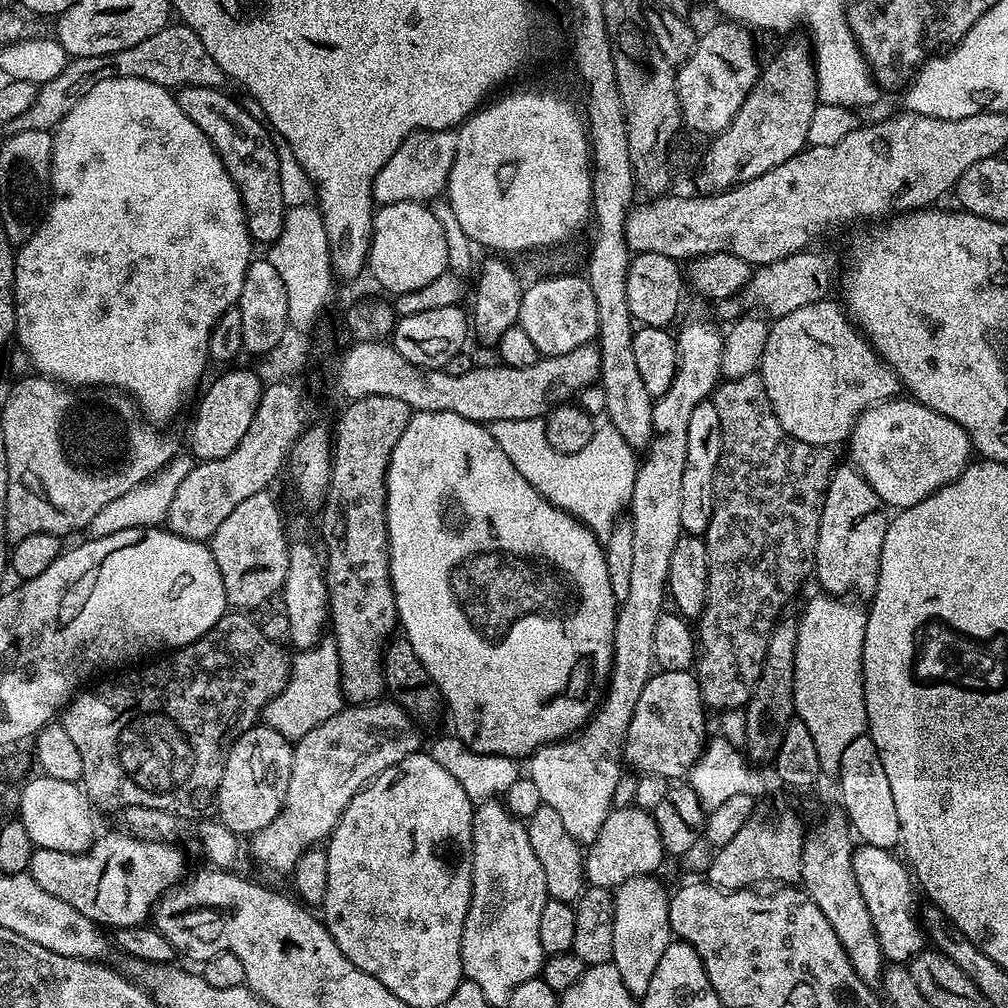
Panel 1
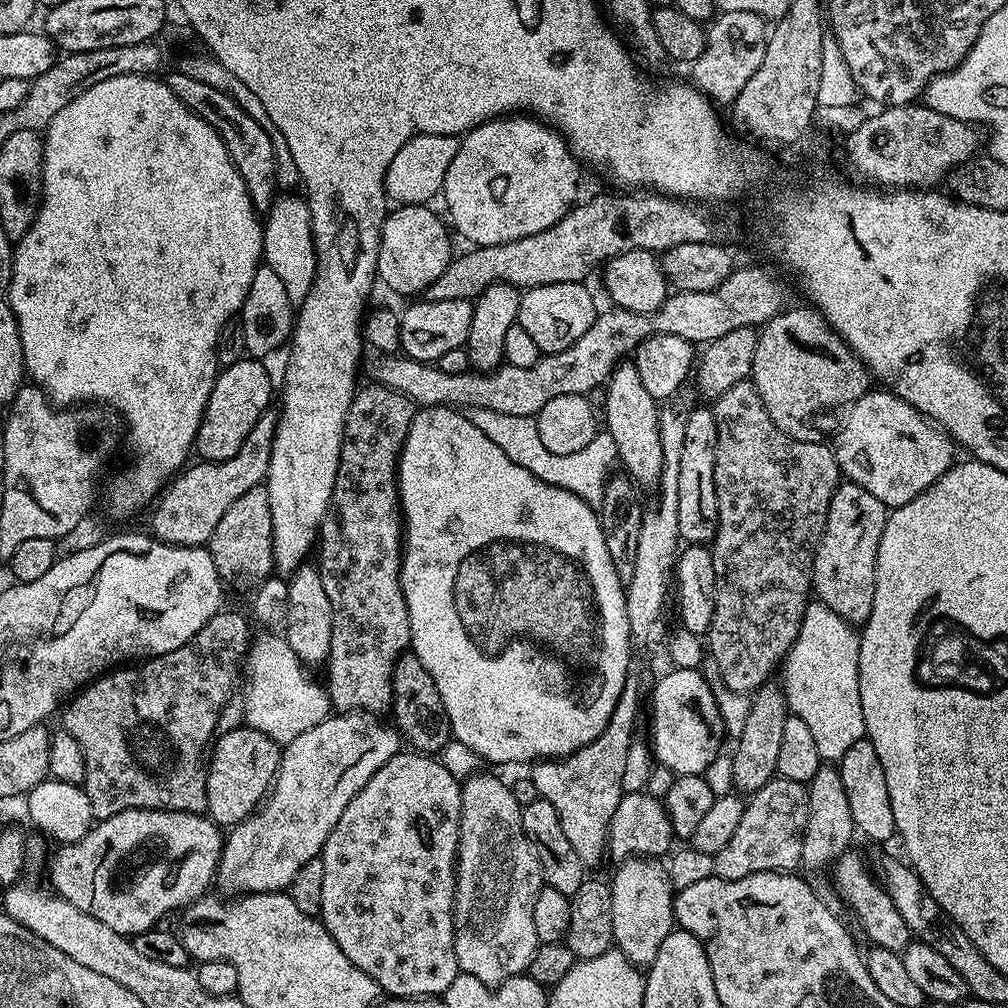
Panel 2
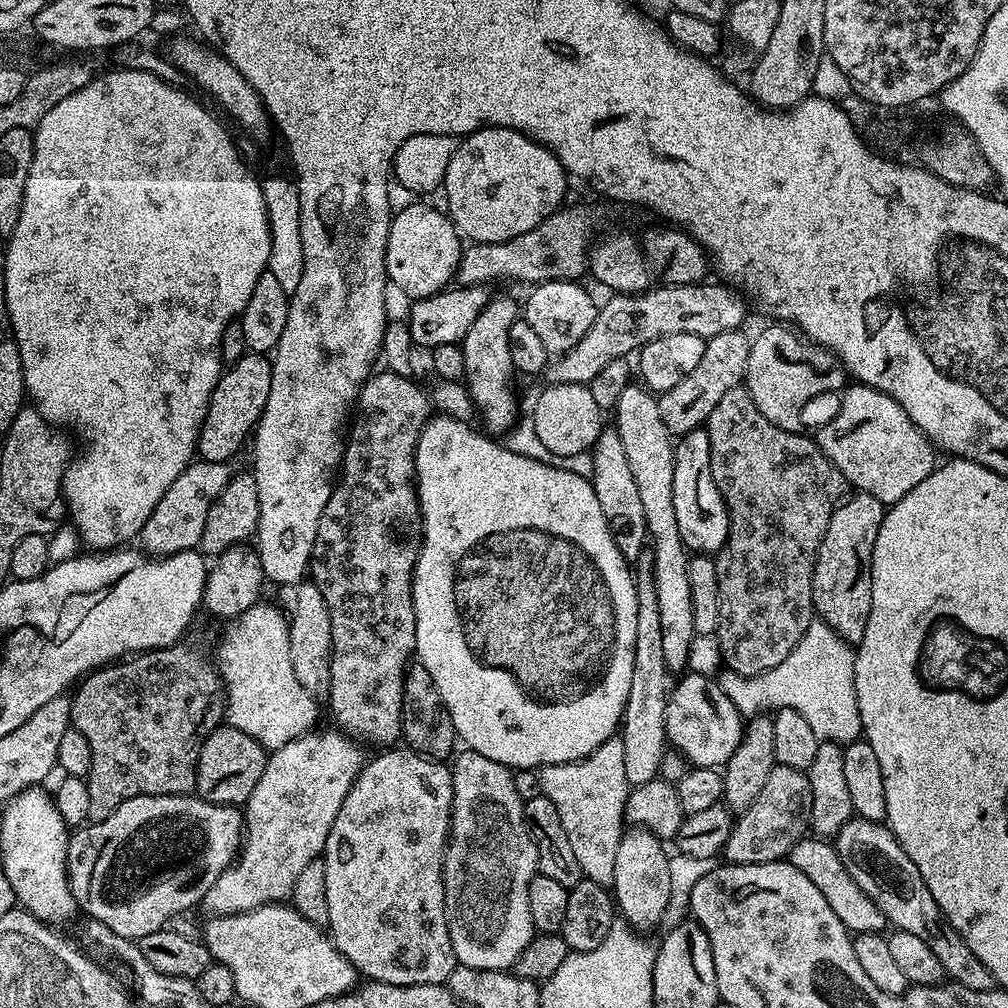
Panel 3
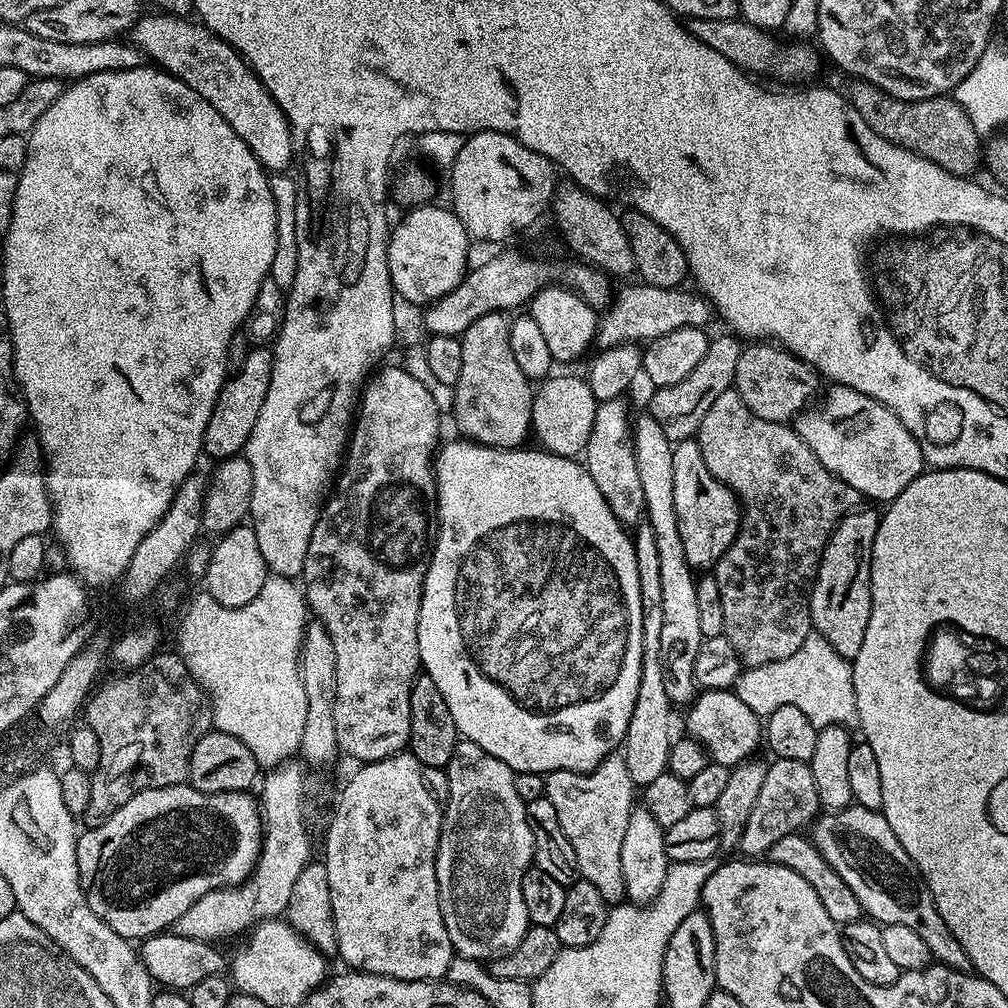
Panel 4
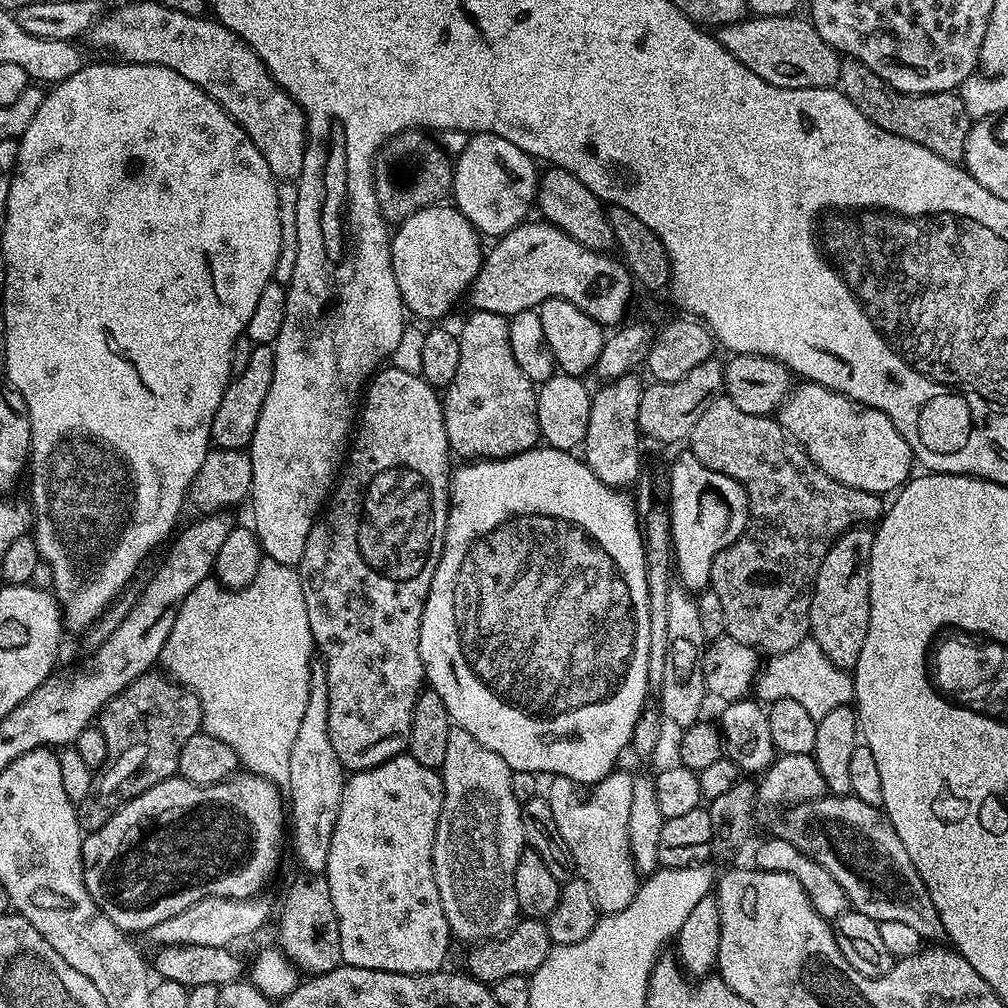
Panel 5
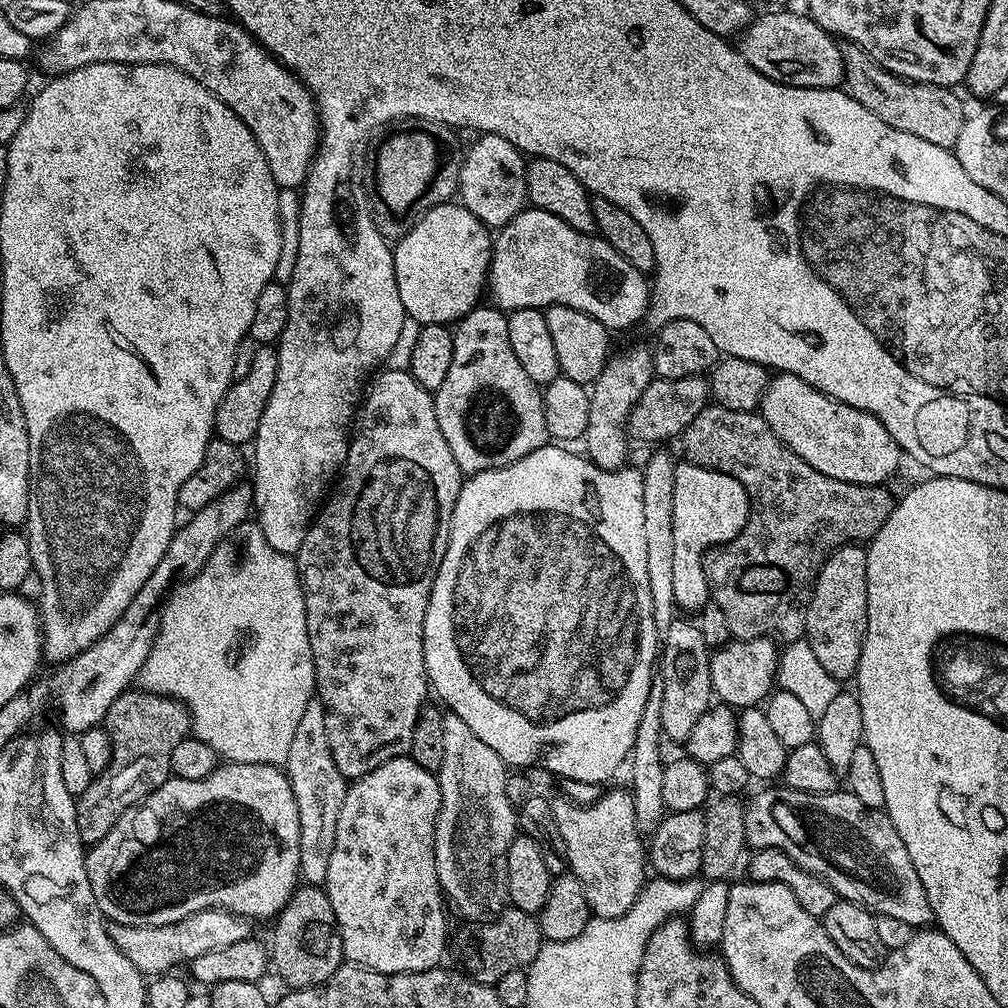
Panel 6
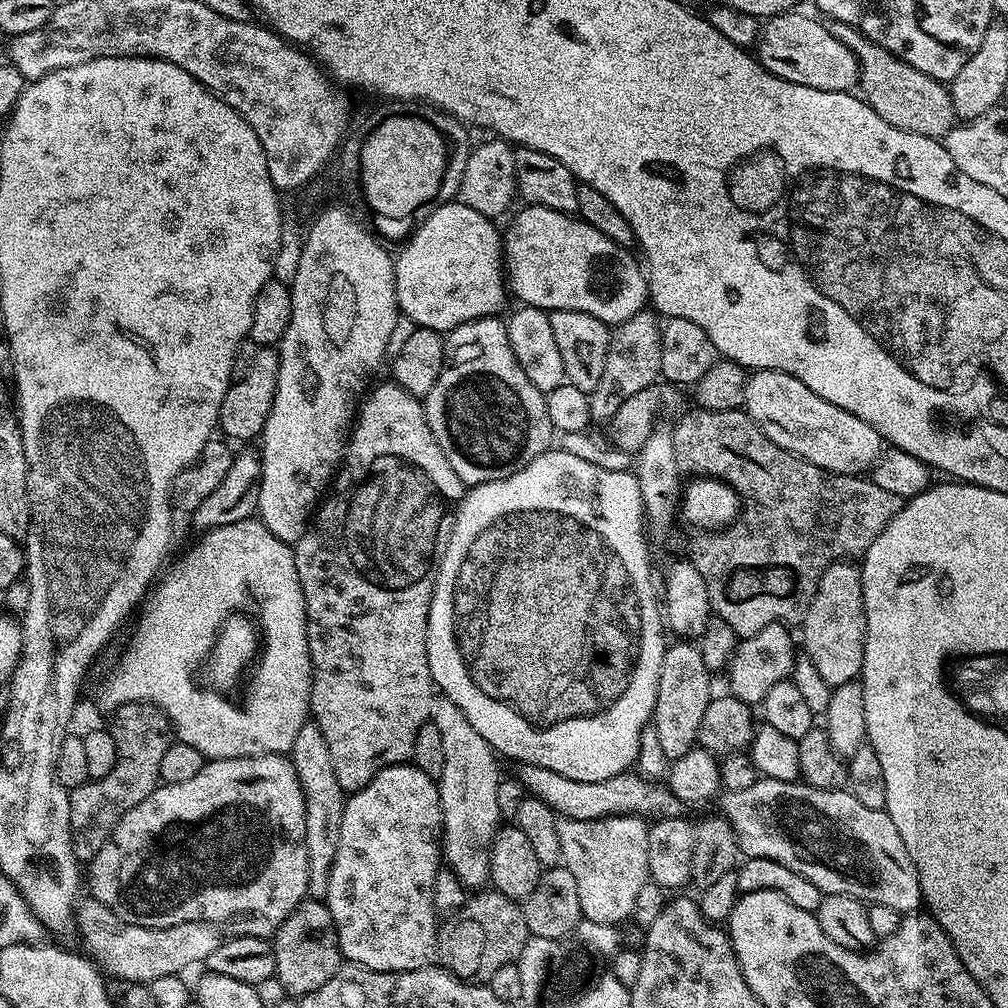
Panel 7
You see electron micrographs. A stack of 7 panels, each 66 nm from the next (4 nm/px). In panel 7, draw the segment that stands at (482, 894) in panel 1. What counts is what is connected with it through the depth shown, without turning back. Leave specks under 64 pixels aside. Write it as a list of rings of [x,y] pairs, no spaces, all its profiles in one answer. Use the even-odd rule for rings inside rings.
[[[440,698],[435,701],[431,723],[438,726],[442,733],[442,747],[446,754],[446,762],[442,765],[442,774],[438,778],[440,789],[440,818],[442,821],[442,860],[452,867],[452,872],[465,884],[468,890],[480,890],[489,883],[492,875],[492,843],[496,833],[502,827],[502,817],[498,810],[498,786],[502,779],[500,768],[496,765],[497,753],[492,751],[486,738],[466,722],[466,714],[458,710],[454,702]]]

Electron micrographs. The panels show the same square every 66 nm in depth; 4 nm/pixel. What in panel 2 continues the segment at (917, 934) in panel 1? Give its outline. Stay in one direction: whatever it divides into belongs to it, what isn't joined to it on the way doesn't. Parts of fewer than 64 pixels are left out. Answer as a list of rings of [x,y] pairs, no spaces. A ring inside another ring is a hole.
[[[849,850],[836,859],[831,865],[832,880],[836,883],[836,892],[848,903],[850,911],[856,915],[864,936],[869,945],[886,950],[894,950],[903,953],[904,947],[910,943],[910,933],[906,922],[902,922],[902,914],[898,914],[898,906],[886,894],[886,890],[880,885],[879,880],[870,871],[869,865],[855,850]]]

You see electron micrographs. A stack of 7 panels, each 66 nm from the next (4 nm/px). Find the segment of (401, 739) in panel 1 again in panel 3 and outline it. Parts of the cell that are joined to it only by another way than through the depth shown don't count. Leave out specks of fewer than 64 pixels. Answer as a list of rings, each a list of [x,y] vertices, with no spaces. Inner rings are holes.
[[[339,730],[316,731],[305,732],[303,736],[286,742],[286,746],[275,749],[269,755],[262,770],[262,778],[258,778],[258,786],[254,786],[254,794],[250,794],[248,803],[242,808],[245,826],[239,853],[232,865],[204,895],[202,908],[205,908],[208,914],[229,916],[249,912],[258,906],[287,901],[294,890],[298,873],[309,862],[321,859],[326,838],[330,834],[330,826],[334,826],[334,818],[338,818],[338,810],[342,810],[342,802],[350,786],[364,767],[366,755],[364,756],[363,752],[365,749],[357,741]]]

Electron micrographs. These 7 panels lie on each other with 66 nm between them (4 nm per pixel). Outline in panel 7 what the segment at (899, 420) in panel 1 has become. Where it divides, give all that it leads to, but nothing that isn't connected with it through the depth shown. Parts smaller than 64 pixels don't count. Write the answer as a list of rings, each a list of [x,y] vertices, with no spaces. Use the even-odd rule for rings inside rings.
[[[762,368],[749,375],[743,411],[770,442],[827,472],[843,476],[867,473],[886,448],[885,440],[870,422],[862,422],[862,418],[854,418],[854,414],[834,406],[834,402],[818,398],[810,386],[778,370]]]

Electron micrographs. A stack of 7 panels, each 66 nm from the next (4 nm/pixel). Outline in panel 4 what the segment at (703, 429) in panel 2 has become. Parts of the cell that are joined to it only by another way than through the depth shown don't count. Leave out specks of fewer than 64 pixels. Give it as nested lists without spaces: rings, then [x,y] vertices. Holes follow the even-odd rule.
[[[691,438],[680,441],[673,447],[672,453],[674,454],[674,510],[678,514],[678,534],[682,534],[682,547],[686,549],[686,562],[693,570],[708,570],[715,566],[722,558],[722,554],[726,554],[726,550],[732,545],[734,538],[738,534],[738,530],[740,529],[740,517],[742,515],[740,502],[737,493],[731,492],[722,481],[714,478],[714,474],[710,474],[710,470],[706,470],[706,461],[702,459],[702,450],[697,440]]]

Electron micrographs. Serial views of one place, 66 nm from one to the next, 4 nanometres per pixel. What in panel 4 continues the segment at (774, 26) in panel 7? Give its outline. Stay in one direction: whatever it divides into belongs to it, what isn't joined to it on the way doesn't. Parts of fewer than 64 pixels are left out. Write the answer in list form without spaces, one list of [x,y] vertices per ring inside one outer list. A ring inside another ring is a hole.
[[[706,18],[705,20],[688,20],[686,24],[687,30],[694,38],[698,38],[698,42],[702,42],[706,46],[710,46],[710,50],[718,50],[718,54],[722,54],[737,68],[748,74],[756,74],[752,72],[768,71],[770,75],[777,76],[780,80],[808,80],[804,82],[812,82],[816,75],[820,72],[820,60],[822,56],[815,47],[811,48],[808,42],[788,42],[792,44],[779,44],[775,39],[775,35],[766,33],[761,28],[750,26],[742,19],[735,20],[719,20],[718,18]]]

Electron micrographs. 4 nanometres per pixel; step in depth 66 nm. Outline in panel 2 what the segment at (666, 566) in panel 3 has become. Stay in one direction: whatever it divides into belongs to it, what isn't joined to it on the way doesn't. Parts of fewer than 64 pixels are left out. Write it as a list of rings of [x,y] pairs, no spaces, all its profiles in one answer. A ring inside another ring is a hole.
[[[621,362],[612,369],[612,374],[606,381],[604,394],[602,424],[617,444],[619,463],[622,466],[624,463],[623,471],[641,489],[655,489],[659,485],[662,474],[661,405],[646,391],[635,363],[632,362]]]

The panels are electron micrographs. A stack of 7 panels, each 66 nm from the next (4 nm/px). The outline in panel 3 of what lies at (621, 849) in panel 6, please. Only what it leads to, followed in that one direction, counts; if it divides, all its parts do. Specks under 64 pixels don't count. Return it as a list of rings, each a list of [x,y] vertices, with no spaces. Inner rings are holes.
[[[613,738],[602,742],[598,750],[583,760],[569,764],[545,764],[539,773],[541,793],[558,806],[566,839],[574,850],[574,858],[578,858],[581,877],[605,886],[611,885],[619,842],[626,831],[624,804],[630,791],[622,740]]]

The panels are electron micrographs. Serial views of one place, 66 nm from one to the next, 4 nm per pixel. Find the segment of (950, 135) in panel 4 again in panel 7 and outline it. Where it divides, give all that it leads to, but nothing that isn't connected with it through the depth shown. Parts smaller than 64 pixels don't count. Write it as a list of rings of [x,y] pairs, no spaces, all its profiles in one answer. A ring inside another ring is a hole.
[[[829,19],[826,26],[830,34],[842,42],[842,46],[856,55],[856,61],[860,64],[859,95],[864,103],[872,107],[874,114],[878,114],[878,118],[886,118],[886,122],[898,130],[933,138],[943,138],[957,123],[952,93],[941,81],[922,74],[922,70],[914,70],[914,66],[899,60],[893,52],[878,46],[846,22]]]

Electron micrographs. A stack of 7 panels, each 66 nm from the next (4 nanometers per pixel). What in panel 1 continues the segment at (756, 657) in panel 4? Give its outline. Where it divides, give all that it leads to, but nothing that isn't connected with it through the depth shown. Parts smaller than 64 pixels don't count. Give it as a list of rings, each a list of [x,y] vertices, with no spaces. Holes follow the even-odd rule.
[[[759,371],[746,374],[745,377],[725,379],[716,385],[715,392],[710,397],[714,410],[718,410],[718,422],[722,426],[722,450],[718,454],[718,466],[712,479],[712,517],[710,526],[702,537],[708,551],[708,593],[706,606],[698,621],[698,659],[694,664],[694,675],[700,682],[700,698],[709,709],[740,710],[745,707],[752,693],[752,688],[758,682],[758,674],[762,674],[762,662],[766,658],[766,646],[770,642],[772,627],[781,619],[784,607],[792,600],[792,595],[804,584],[804,579],[813,575],[816,567],[816,543],[818,542],[818,526],[822,518],[822,506],[826,498],[828,483],[832,477],[834,461],[833,449],[828,446],[807,444],[782,430],[774,410],[770,406],[770,398],[766,398],[766,386],[762,382]]]

